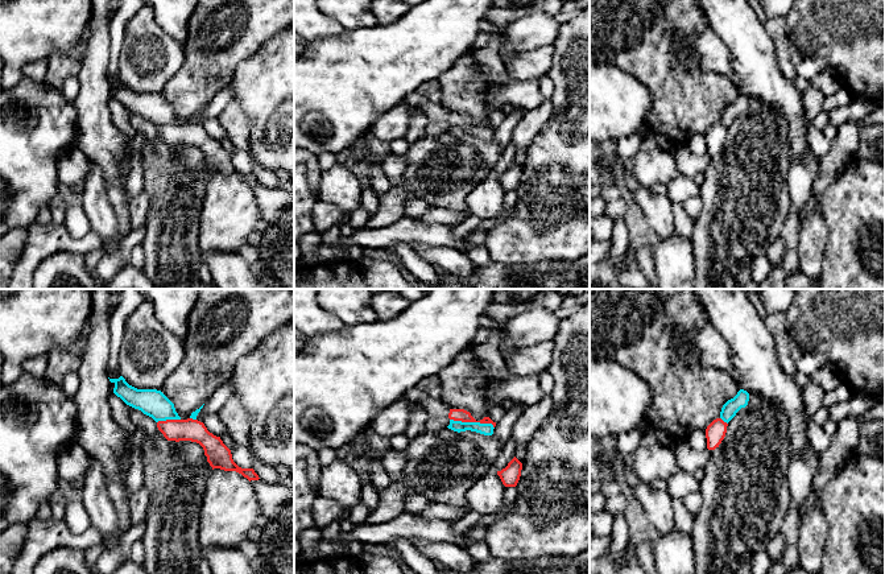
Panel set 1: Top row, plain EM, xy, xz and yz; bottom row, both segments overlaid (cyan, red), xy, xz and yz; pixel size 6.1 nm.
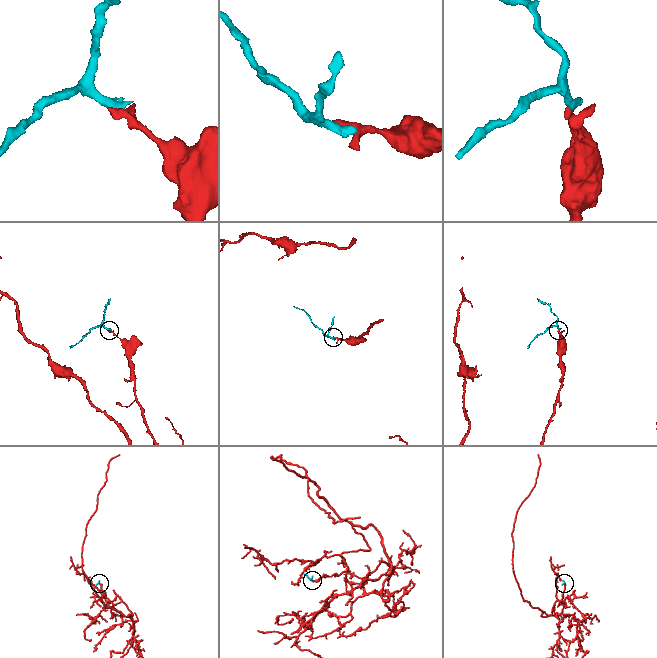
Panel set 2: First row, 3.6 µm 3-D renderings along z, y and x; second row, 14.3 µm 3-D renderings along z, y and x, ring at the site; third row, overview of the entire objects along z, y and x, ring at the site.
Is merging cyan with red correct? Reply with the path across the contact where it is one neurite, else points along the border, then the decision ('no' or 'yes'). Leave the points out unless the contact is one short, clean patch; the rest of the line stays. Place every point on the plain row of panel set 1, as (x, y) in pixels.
border along xz (450, 123), (489, 127), (493, 132); no

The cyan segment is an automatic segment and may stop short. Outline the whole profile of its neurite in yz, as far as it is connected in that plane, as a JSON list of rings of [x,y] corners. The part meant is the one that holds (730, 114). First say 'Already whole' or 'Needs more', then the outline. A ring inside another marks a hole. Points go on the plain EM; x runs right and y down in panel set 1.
Already whole. [[[740,94],[733,103],[728,104],[723,110],[720,123],[728,128],[741,112],[748,110],[748,106],[749,98],[744,94]]]

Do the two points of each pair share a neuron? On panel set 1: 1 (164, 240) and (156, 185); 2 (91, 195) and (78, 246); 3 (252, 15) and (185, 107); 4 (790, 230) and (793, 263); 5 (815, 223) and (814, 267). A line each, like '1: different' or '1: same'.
1: same
2: different
3: same
4: same
5: same

